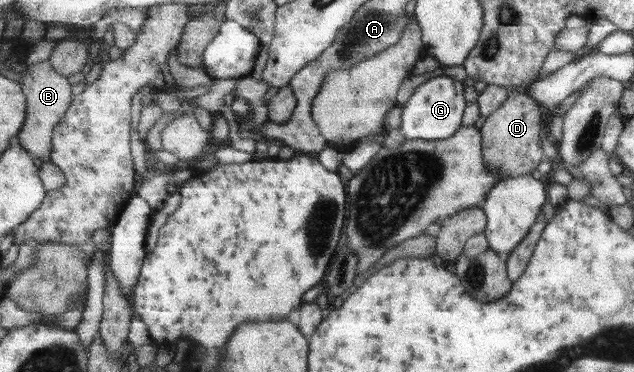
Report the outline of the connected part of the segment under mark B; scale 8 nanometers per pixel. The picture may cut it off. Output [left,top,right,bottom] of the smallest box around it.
[19,59,73,162]

